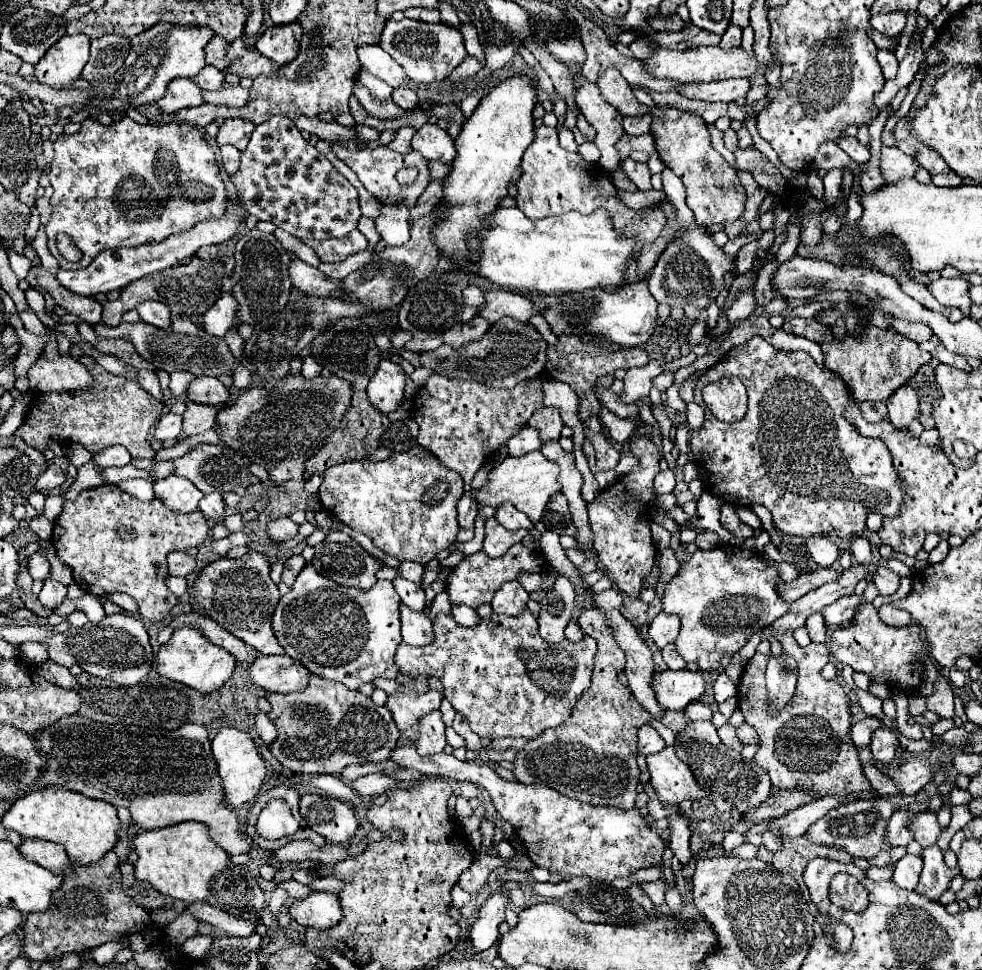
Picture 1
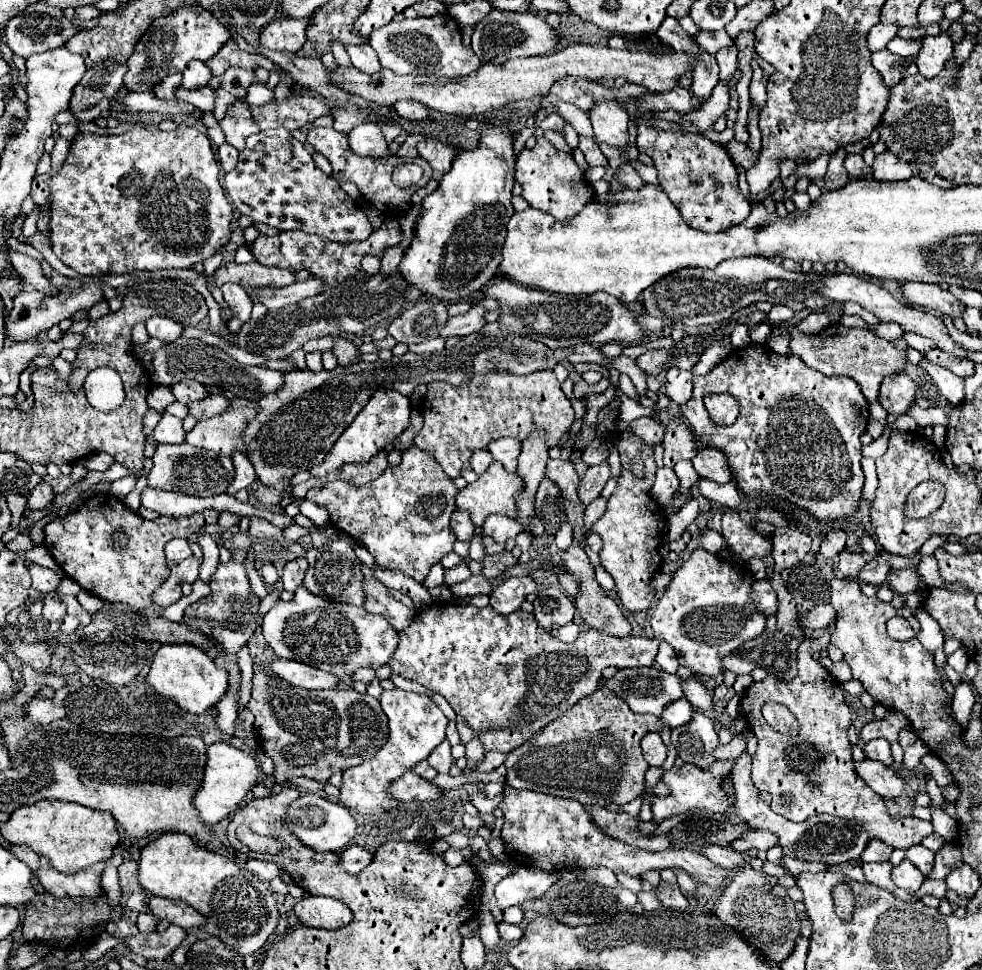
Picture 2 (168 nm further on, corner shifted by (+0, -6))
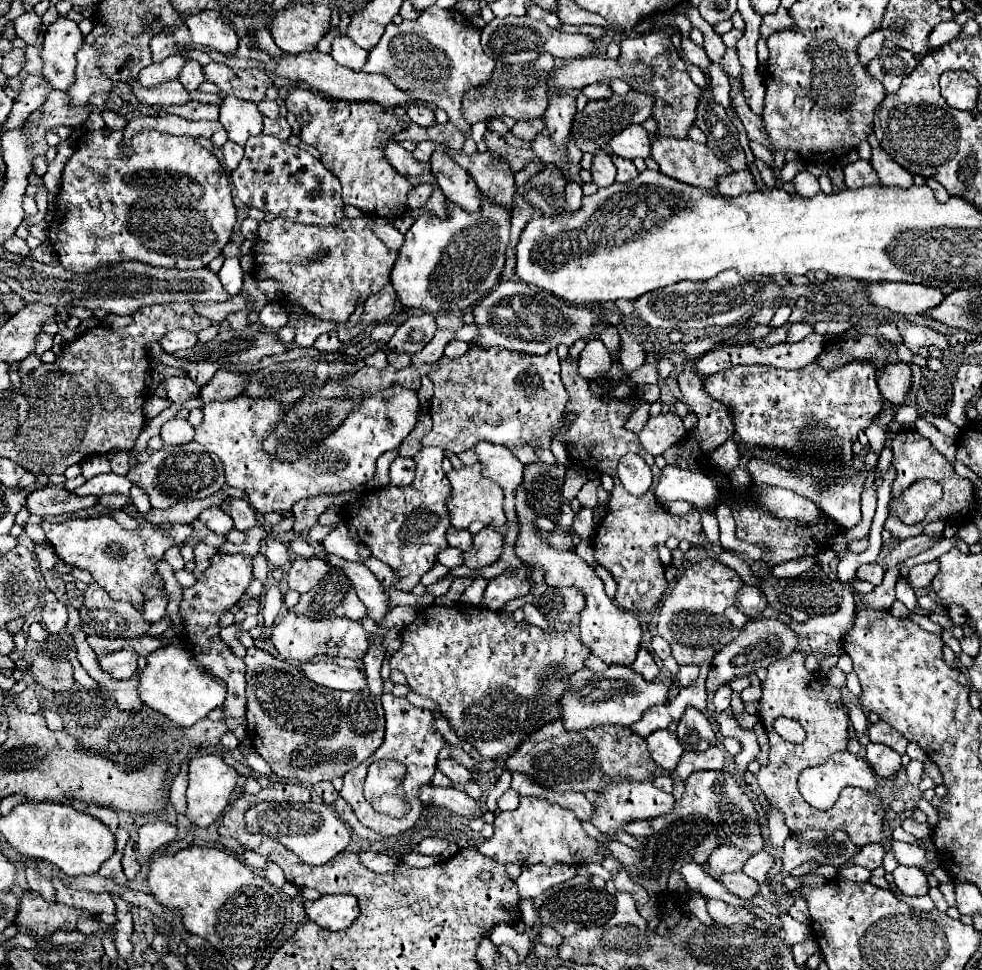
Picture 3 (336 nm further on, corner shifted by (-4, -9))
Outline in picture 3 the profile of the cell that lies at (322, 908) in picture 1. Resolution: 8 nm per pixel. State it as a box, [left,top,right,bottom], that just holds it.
[304,895,358,931]

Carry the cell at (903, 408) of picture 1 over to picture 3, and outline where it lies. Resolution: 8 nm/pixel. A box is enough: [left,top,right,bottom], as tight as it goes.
[878,361,912,405]

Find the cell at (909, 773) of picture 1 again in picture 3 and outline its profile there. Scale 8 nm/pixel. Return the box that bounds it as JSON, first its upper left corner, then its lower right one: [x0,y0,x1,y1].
[798,751,880,811]

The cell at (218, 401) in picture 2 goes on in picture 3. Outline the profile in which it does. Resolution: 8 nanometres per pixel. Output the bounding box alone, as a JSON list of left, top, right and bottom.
[200,371,244,401]

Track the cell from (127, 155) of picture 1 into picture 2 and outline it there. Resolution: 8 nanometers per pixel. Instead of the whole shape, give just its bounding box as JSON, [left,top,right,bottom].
[50,124,232,276]

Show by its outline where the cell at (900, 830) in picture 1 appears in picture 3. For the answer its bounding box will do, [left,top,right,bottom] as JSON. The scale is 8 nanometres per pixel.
[854,845,884,869]

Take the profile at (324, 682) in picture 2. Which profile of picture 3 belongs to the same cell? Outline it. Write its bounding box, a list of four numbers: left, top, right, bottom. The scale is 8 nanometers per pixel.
[302,663,368,691]

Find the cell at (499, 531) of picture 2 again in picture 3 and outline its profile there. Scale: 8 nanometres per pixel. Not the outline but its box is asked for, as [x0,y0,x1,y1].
[464,527,504,569]

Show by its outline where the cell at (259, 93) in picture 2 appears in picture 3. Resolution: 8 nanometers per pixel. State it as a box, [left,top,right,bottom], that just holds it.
[258,99,280,119]

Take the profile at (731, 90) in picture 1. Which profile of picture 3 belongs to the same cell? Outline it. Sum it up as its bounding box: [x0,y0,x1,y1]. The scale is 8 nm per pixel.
[570,91,652,153]

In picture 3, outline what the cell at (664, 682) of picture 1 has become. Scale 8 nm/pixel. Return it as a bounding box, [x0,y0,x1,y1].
[560,667,670,731]

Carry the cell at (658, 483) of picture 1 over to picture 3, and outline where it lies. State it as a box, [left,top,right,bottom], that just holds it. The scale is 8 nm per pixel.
[654,465,720,509]

